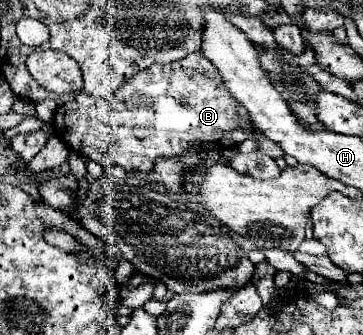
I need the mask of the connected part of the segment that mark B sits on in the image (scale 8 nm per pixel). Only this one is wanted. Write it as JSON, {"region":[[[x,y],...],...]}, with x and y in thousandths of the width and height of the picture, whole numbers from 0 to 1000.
{"region":[[[521,161],[510,167],[504,179],[488,179],[488,185],[471,185],[471,191],[421,191],[377,221],[366,221],[366,233],[355,233],[350,257],[328,257],[300,293],[267,293],[267,287],[245,287],[245,281],[212,281],[196,304],[179,304],[179,310],[163,310],[157,316],[157,340],[146,340],[146,388],[152,388],[152,406],[163,418],[174,418],[179,430],[196,436],[196,448],[229,460],[234,472],[256,478],[256,484],[273,484],[284,501],[300,501],[300,496],[333,496],[333,501],[350,501],[350,507],[383,507],[383,513],[410,513],[421,507],[421,490],[438,466],[488,466],[510,448],[570,448],[570,442],[587,442],[598,424],[625,424],[631,418],[631,436],[647,436],[647,430],[664,430],[669,418],[702,418],[702,376],[680,340],[680,328],[631,281],[631,269],[620,269],[620,251],[603,227],[603,215],[592,209],[592,197],[559,173],[554,161]]]}

